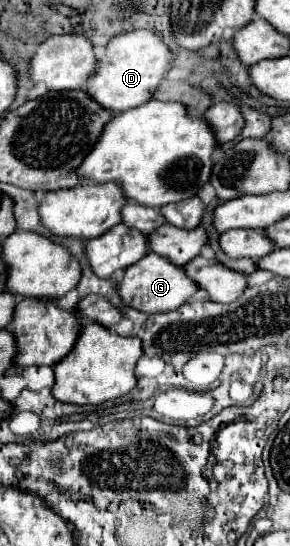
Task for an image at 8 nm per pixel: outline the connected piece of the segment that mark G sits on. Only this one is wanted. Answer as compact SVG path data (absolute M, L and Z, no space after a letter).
M148 253L144 259L140 259L136 265L130 265L126 269L120 285L120 295L126 305L146 311L146 313L166 313L172 309L178 309L184 305L200 287L186 275L184 267L174 265L166 257L160 257L156 253Z

